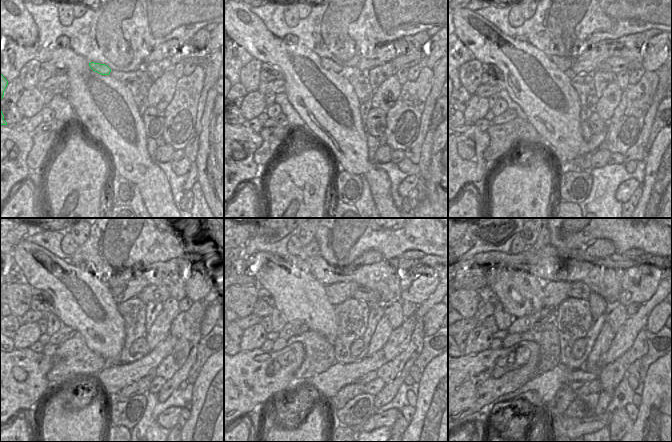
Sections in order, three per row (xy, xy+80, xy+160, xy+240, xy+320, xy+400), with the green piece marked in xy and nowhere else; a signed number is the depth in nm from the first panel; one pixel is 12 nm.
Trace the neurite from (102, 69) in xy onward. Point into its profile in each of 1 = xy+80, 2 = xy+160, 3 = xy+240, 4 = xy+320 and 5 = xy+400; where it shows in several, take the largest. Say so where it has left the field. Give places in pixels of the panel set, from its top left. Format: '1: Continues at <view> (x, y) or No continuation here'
1: Continues at xy+80 (326, 63)
2: Continues at xy+160 (563, 63)
3: Continues at xy+240 (119, 278)
4: Continues at xy+320 (371, 256)
5: Continues at xy+400 (600, 248)

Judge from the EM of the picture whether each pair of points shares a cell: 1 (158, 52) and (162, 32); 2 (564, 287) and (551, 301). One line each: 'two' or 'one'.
1: two
2: one

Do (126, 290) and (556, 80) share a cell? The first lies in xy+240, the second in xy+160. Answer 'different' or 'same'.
different

